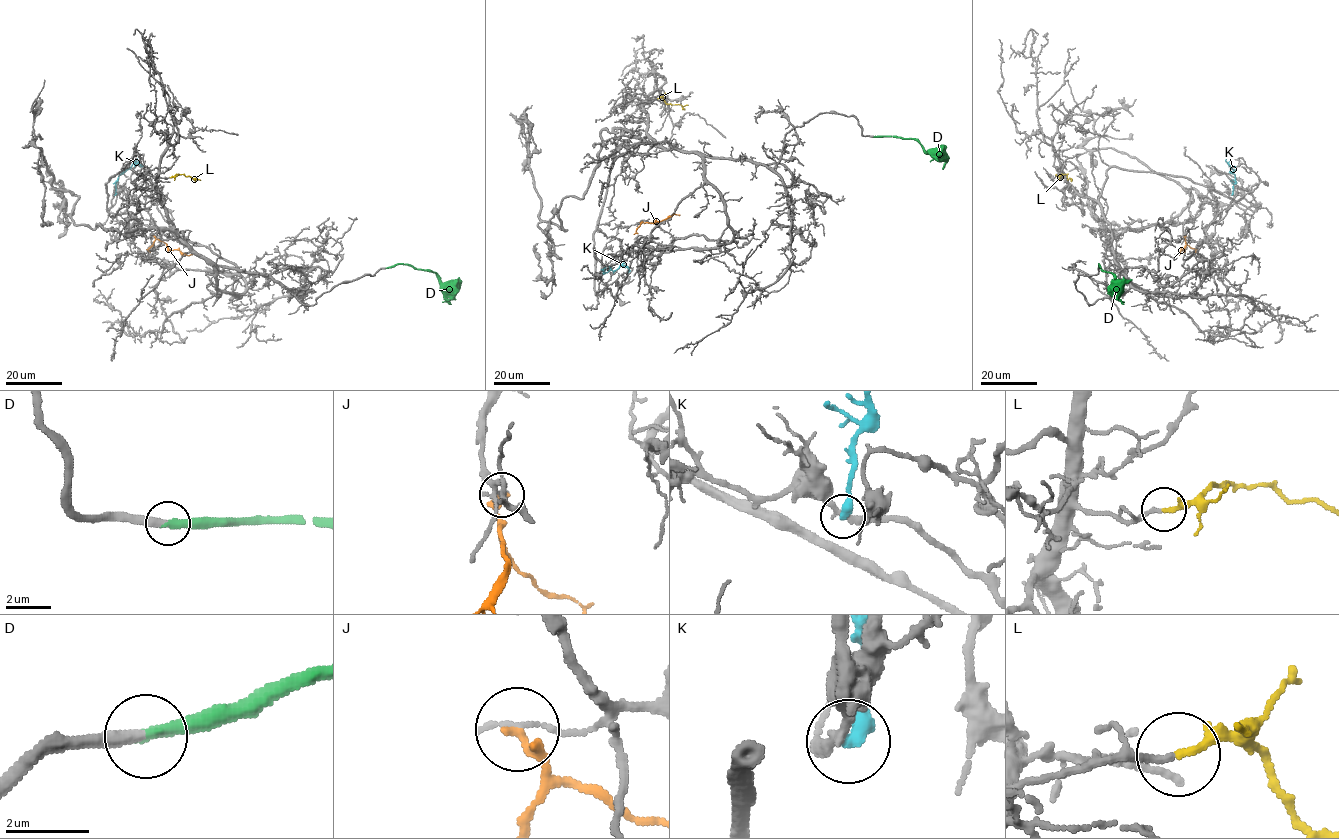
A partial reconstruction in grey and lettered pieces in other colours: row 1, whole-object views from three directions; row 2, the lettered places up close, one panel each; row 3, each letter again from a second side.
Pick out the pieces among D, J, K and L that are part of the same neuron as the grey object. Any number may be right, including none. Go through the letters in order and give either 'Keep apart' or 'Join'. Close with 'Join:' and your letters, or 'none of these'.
D: Join
J: Keep apart
K: Keep apart
L: Join
Join: D, L

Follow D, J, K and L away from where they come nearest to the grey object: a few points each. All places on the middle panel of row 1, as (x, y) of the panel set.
D: (874, 136), (915, 139), (935, 158), (930, 161)
J: (641, 223), (654, 223), (674, 214), (679, 215)
K: (602, 270), (604, 272), (616, 270), (625, 265), (628, 272)
L: (658, 99), (662, 97), (667, 103), (688, 105)

